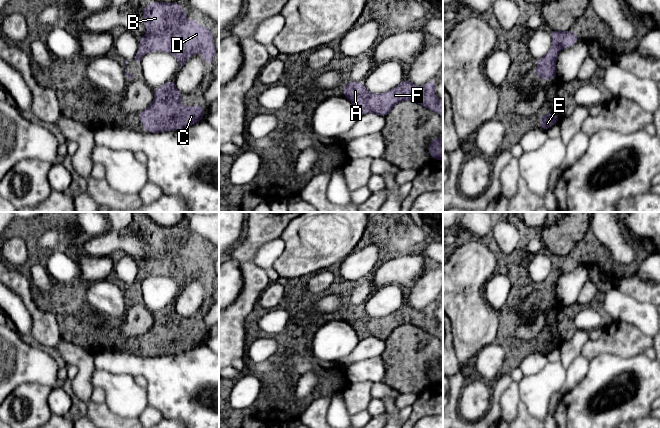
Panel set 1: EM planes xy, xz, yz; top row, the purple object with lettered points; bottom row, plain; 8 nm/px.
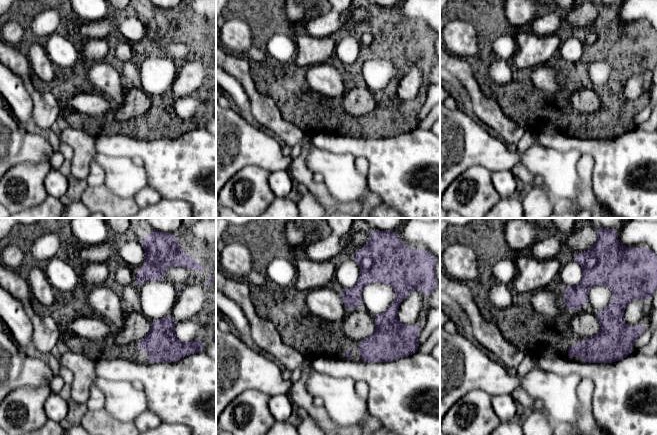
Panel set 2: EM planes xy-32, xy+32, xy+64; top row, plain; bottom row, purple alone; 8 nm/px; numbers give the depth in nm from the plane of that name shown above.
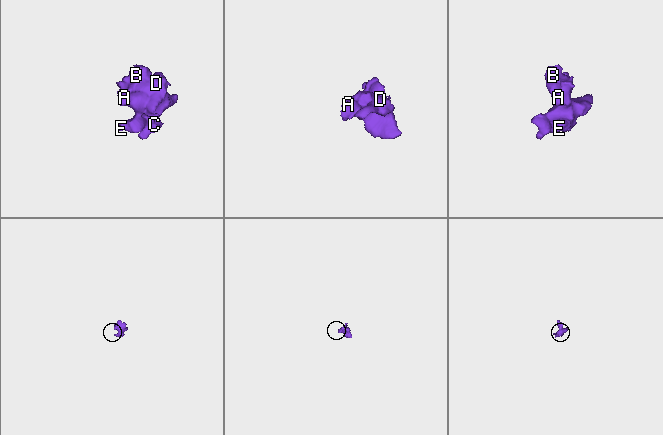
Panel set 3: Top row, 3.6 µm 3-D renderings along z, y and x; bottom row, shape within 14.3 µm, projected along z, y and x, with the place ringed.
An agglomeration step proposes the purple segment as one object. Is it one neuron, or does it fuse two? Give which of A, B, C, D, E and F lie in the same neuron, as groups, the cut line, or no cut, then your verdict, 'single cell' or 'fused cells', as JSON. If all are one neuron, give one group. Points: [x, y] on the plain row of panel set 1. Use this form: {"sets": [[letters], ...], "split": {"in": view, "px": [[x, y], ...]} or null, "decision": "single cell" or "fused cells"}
{"sets": [["A", "B", "C", "D", "E", "F"]], "split": null, "decision": "single cell"}

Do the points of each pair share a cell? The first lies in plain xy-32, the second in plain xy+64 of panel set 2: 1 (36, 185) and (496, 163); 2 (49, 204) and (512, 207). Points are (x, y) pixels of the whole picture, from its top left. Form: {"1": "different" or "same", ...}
{"1": "different", "2": "same"}

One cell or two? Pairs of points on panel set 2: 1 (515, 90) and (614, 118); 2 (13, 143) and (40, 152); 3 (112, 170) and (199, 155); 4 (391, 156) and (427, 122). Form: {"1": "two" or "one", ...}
{"1": "one", "2": "one", "3": "two", "4": "two"}

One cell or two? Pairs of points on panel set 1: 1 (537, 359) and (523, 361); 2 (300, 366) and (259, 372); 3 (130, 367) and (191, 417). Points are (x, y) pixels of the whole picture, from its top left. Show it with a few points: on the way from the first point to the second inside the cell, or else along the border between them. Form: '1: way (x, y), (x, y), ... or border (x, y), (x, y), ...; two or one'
1: way (534, 361), (526, 361); one
2: way (290, 370), (287, 372), (269, 372); one
3: way (146, 369), (178, 401); one

